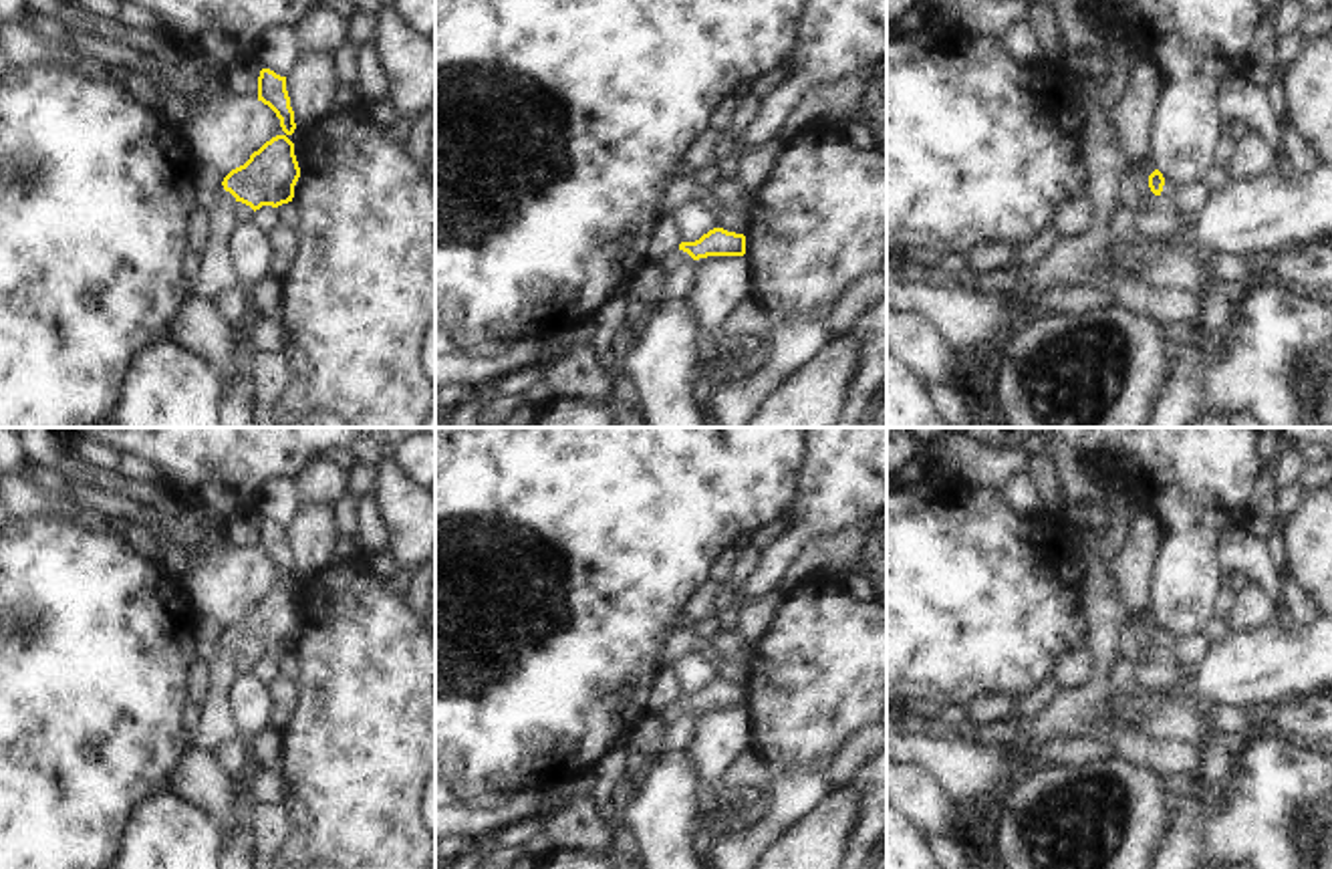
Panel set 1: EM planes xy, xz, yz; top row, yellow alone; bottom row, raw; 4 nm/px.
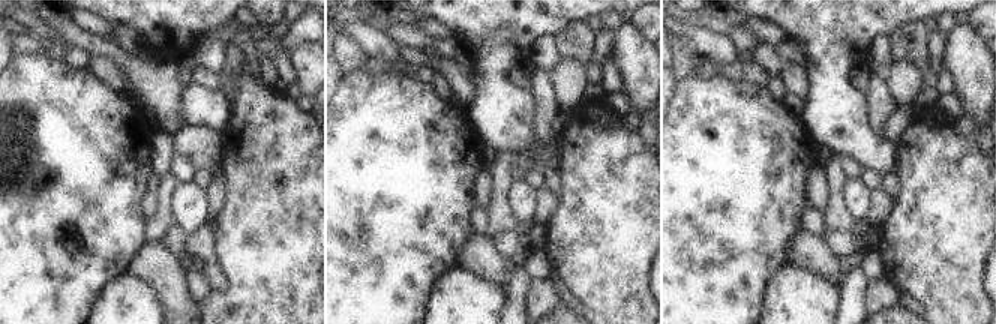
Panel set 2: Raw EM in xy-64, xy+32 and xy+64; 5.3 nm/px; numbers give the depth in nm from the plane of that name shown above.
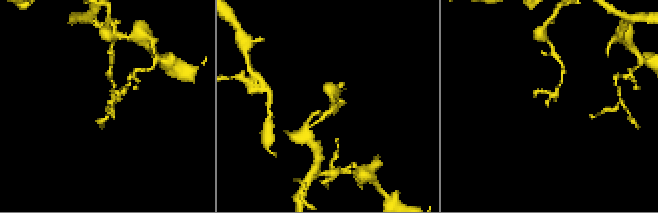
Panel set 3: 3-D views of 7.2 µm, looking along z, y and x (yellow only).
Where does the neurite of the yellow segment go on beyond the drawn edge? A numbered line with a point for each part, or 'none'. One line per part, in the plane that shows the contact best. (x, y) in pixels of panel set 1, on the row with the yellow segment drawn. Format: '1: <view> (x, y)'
1: xy (212, 273)

